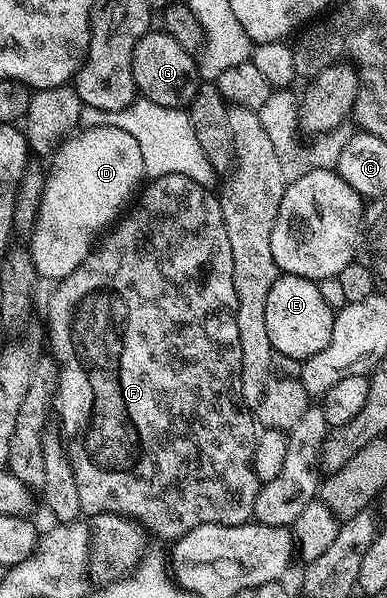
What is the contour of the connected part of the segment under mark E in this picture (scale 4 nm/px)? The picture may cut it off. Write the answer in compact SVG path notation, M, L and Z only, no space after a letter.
M280 273L273 288L269 288L269 296L265 299L265 329L269 332L269 344L276 355L302 360L321 352L331 342L334 319L335 311L329 304L325 304L317 282L311 282L301 276Z

